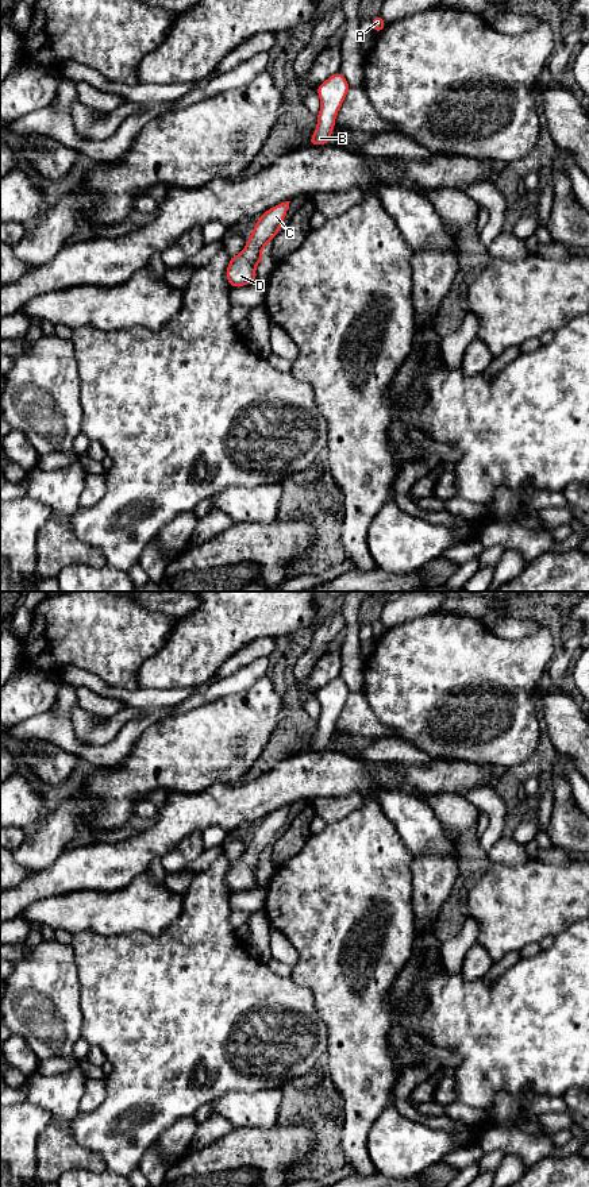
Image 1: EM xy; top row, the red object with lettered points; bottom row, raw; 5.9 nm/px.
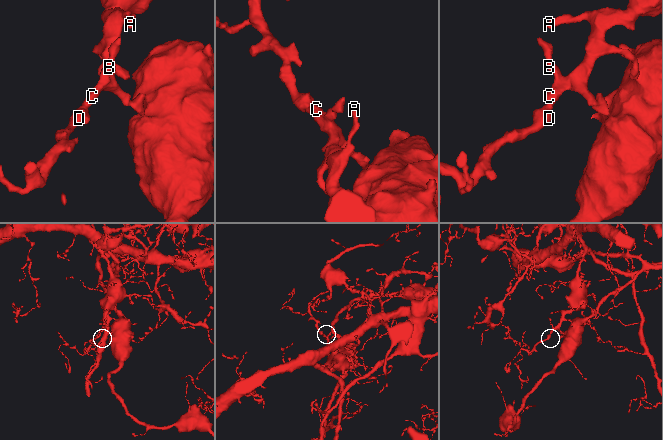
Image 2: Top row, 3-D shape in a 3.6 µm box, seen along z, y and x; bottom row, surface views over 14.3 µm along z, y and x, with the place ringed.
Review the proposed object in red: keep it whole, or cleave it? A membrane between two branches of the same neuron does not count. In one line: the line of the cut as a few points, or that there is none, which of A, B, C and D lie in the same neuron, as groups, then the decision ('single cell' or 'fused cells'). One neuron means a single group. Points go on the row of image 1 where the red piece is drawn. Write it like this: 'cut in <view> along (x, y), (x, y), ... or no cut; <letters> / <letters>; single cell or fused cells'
no cut; A B C D; single cell

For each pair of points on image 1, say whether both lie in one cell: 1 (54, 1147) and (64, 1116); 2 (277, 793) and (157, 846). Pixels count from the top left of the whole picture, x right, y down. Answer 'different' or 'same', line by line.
1: different
2: same

